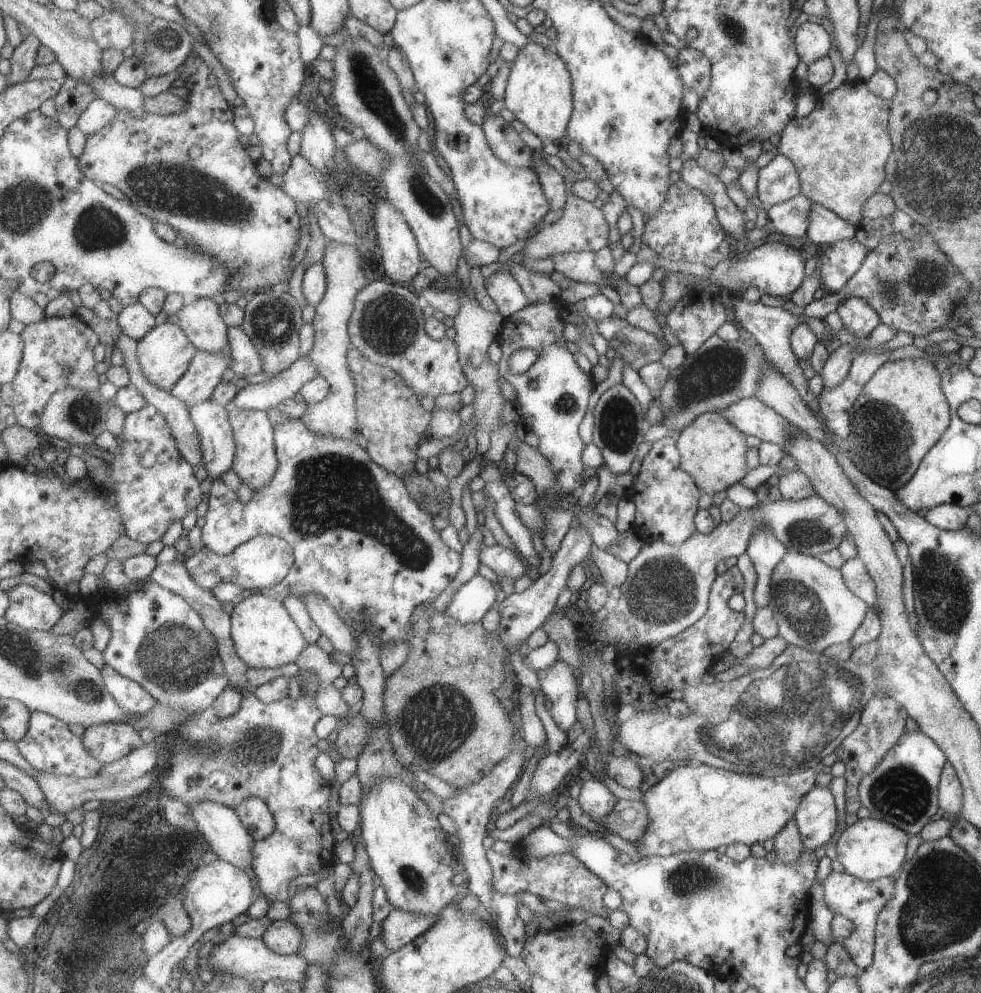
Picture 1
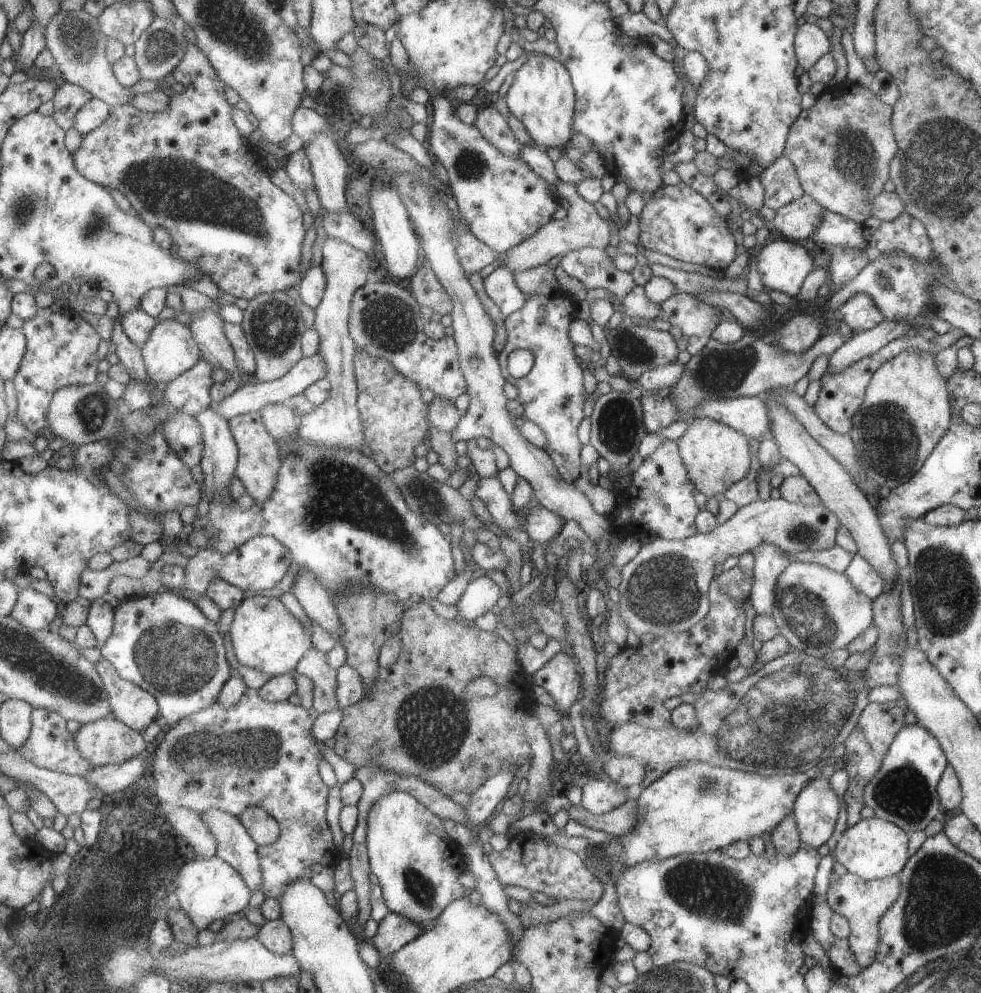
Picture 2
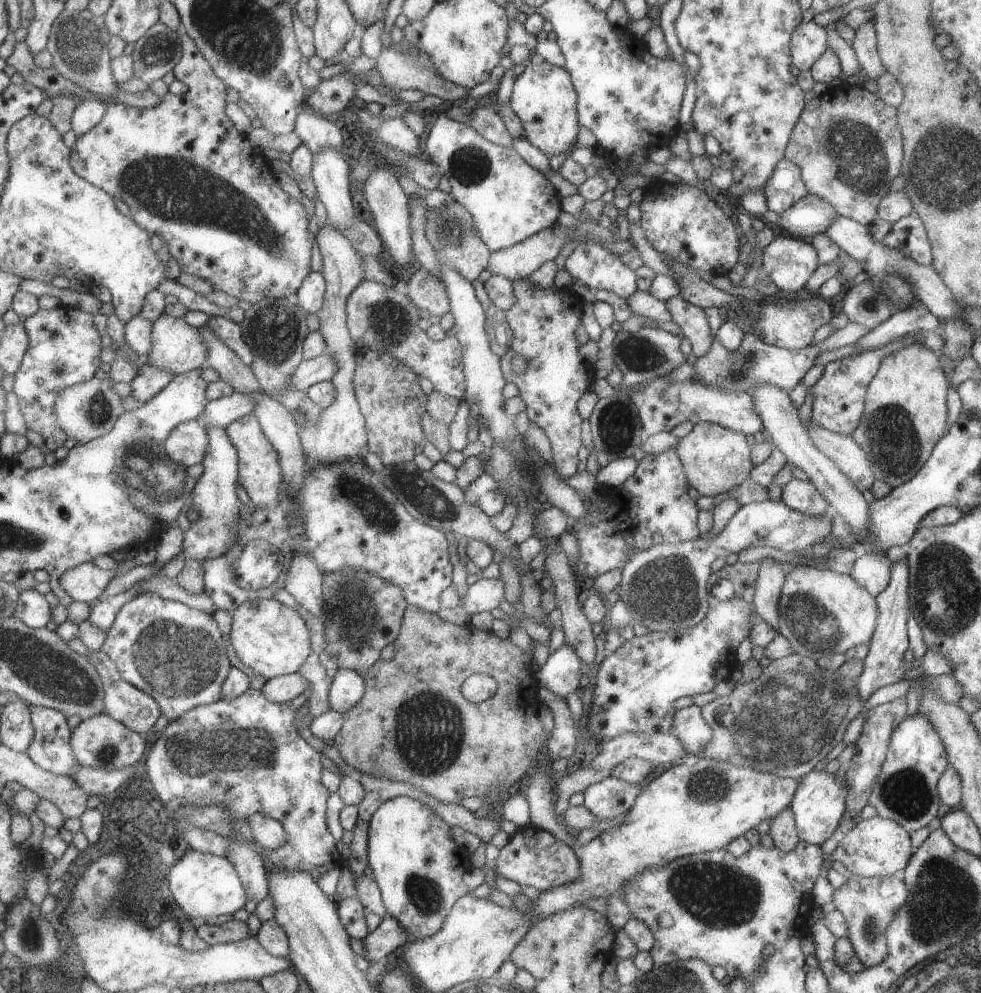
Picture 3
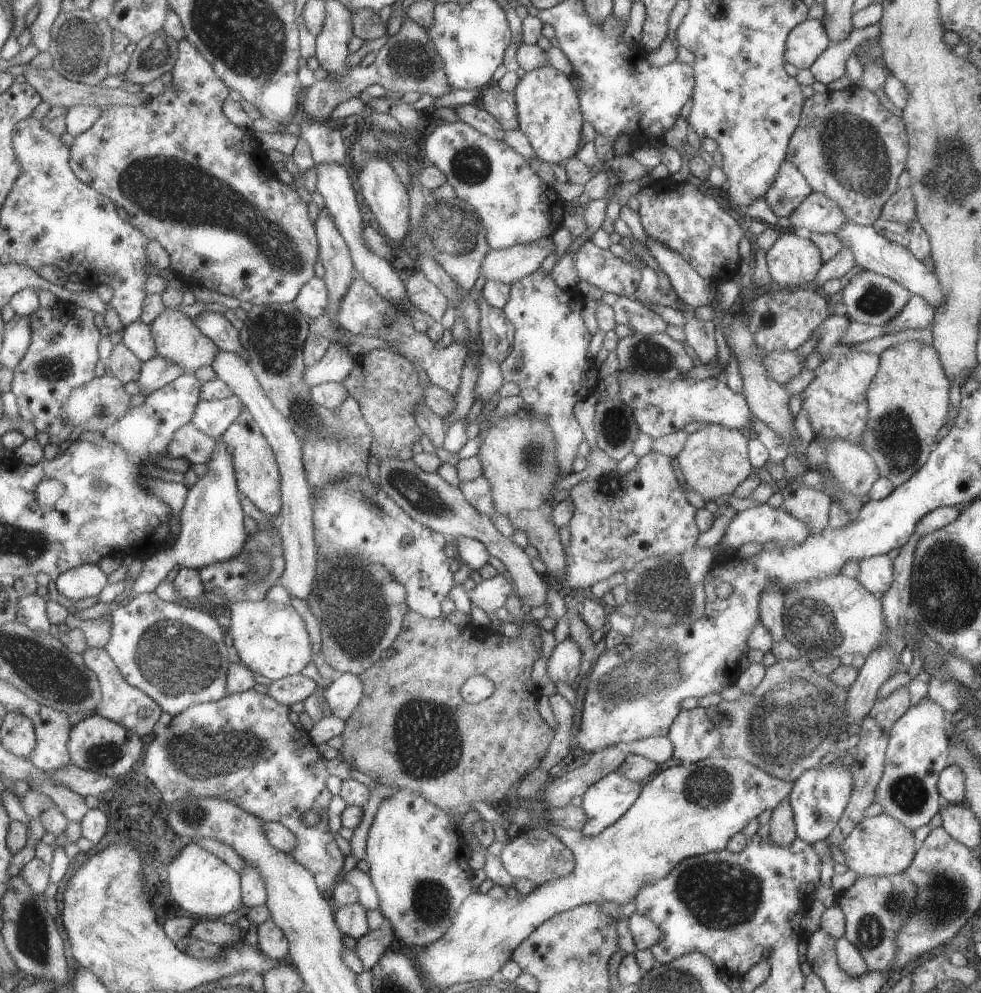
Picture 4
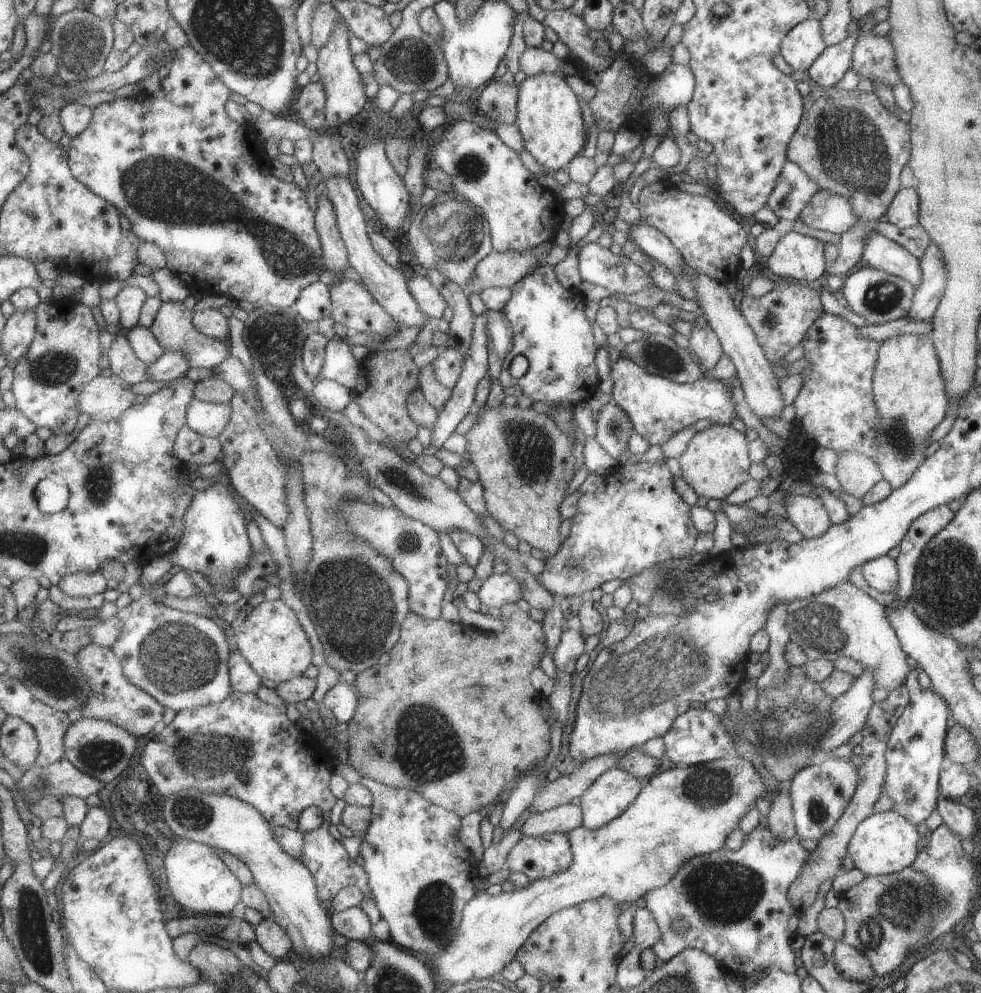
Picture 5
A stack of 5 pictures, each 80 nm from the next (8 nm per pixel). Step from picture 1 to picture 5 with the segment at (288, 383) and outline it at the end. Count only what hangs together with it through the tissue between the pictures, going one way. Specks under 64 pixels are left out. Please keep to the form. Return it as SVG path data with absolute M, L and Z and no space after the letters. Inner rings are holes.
M332 337L326 342L320 378L334 380L353 391L360 374L361 361L355 360L350 351L351 346L344 340ZM193 399L188 408L187 426L208 437L218 437L232 419L233 407Z

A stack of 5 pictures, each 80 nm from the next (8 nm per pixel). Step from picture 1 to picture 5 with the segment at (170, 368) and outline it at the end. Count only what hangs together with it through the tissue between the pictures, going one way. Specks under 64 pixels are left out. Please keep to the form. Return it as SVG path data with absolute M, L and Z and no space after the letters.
M167 301L158 312L156 322L152 326L153 334L164 344L166 350L183 351L192 362L193 367L215 369L231 357L231 340L216 339L203 334L193 322L194 313L184 302Z

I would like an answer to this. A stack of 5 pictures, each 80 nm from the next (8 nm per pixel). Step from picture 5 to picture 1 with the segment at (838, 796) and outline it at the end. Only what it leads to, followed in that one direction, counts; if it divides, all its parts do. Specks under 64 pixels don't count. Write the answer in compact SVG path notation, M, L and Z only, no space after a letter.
M815 786L808 790L793 813L802 845L815 850L828 844L836 828L835 804L827 787Z

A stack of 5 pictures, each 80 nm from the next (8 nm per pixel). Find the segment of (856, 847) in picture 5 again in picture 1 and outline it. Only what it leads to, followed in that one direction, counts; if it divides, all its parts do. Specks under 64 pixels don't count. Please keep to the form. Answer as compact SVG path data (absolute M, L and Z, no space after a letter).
M873 818L859 819L855 824L846 826L836 842L836 859L841 863L845 873L862 881L872 881L881 877L898 874L904 863L905 844L910 835L900 828Z

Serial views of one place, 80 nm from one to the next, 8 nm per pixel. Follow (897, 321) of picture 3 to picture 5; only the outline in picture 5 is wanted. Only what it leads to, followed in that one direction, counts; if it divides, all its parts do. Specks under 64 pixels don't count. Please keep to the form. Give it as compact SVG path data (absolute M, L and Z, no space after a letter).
M931 240L917 260L921 280L914 288L910 311L905 317L922 321L931 319L937 305L941 302L945 290L946 268L942 254Z

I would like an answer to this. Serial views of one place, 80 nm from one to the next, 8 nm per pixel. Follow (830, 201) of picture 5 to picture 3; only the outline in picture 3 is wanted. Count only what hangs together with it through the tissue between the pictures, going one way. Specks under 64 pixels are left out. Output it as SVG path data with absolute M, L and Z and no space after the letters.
M805 195L779 215L777 224L794 237L825 233L837 218L834 208L815 195Z

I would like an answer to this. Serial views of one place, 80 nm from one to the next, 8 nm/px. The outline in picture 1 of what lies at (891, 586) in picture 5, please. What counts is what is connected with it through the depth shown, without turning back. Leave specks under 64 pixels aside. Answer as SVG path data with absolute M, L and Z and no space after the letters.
M847 559L840 568L840 573L845 586L871 608L876 602L876 590L861 559Z

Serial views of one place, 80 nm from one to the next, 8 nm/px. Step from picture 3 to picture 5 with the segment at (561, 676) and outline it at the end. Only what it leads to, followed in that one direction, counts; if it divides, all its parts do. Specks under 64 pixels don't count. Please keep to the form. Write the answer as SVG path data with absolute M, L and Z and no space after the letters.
M565 628L560 634L559 644L552 654L552 661L557 671L570 675L575 666L575 660L583 654L584 636L579 630Z

